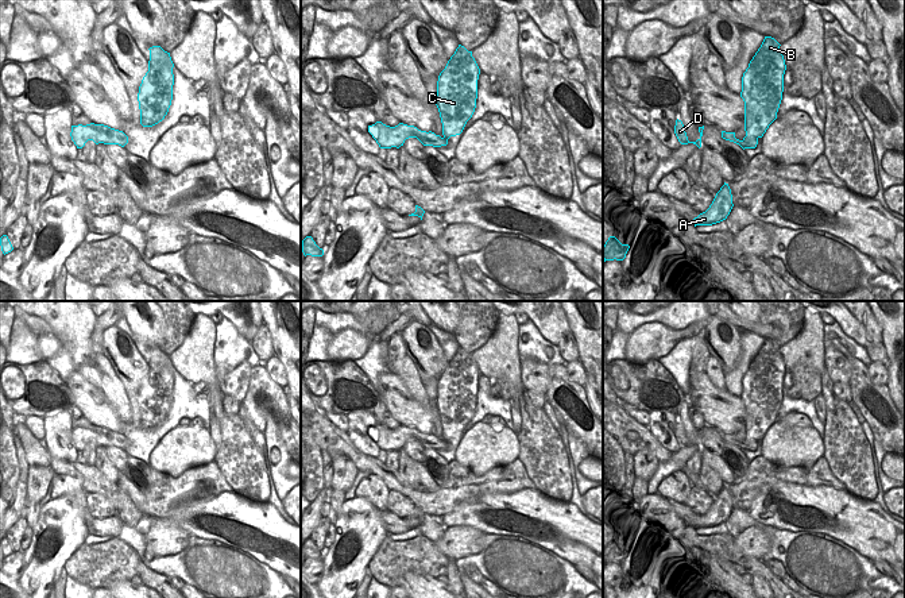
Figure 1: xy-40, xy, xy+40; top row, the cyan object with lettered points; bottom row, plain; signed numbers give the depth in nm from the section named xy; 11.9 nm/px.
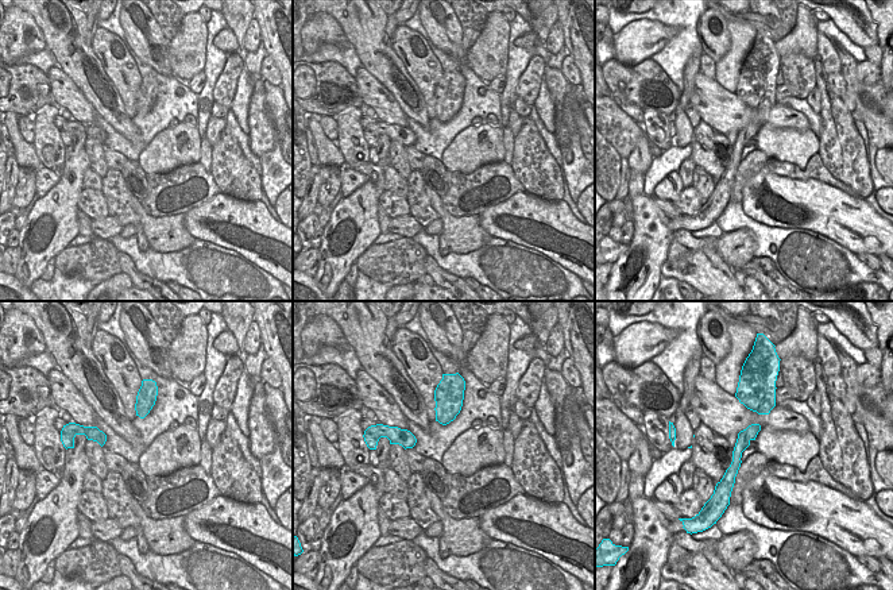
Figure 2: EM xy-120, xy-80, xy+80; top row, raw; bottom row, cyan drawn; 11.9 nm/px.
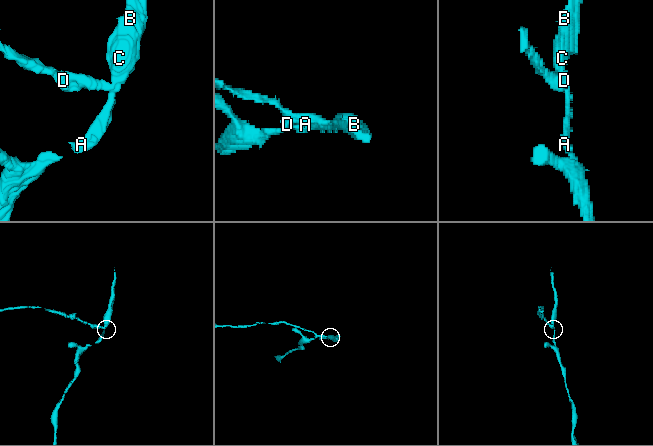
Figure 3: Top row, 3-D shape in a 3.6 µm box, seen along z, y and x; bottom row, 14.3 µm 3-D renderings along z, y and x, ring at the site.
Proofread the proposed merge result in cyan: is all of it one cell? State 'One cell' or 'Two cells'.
Two cells

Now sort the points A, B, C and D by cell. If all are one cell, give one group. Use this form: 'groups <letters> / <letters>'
groups A B C / D

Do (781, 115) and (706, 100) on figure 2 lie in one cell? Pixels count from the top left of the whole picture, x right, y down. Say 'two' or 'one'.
one

